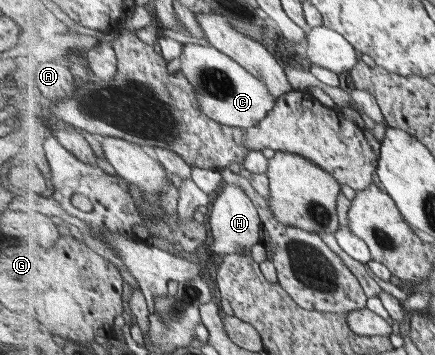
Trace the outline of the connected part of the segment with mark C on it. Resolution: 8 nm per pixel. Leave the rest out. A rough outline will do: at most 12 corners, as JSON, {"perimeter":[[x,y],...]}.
{"perimeter":[[183,45],[181,72],[220,124],[255,127],[269,86],[215,46]]}

